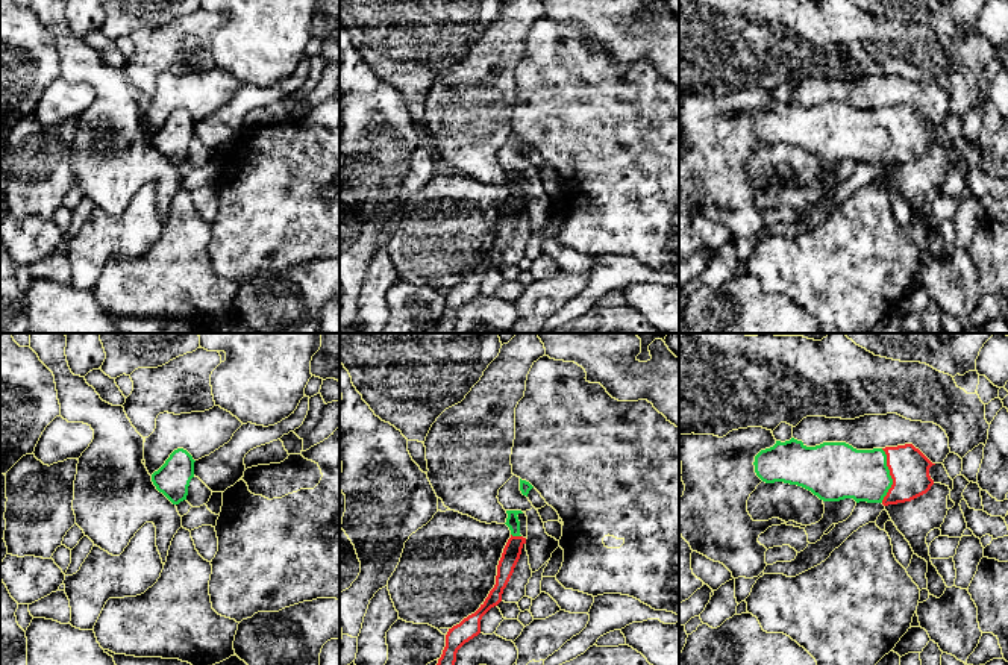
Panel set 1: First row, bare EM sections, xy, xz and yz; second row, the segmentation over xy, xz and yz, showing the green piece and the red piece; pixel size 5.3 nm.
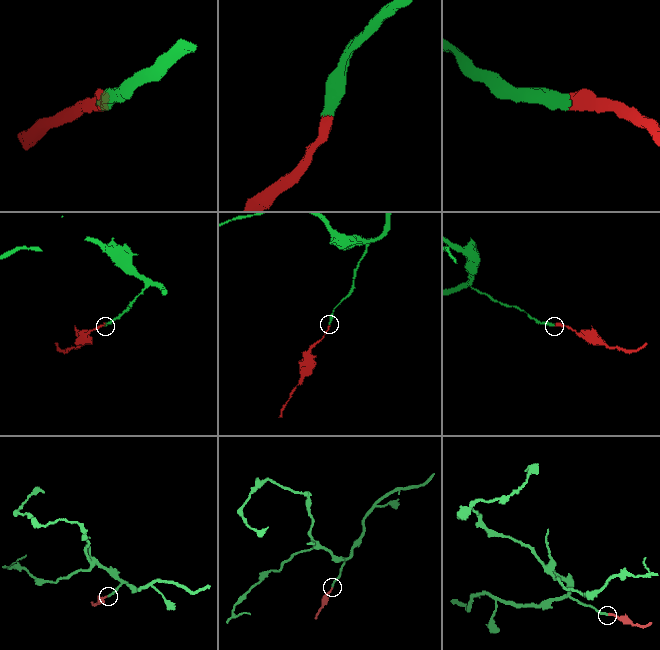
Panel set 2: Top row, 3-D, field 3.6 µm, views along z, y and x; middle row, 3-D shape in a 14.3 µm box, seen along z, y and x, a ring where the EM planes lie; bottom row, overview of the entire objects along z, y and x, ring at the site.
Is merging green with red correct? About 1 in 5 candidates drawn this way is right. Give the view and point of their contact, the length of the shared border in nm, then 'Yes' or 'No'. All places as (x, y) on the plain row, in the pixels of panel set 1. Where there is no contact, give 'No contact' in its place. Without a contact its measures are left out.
Touches green at yz (890, 137). Shared border 280 nm. Yes

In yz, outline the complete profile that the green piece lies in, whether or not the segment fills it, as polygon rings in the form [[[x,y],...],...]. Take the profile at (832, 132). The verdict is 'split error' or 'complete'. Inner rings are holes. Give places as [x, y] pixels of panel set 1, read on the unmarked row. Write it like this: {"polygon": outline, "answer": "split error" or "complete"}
{"polygon": [[[802,101],[776,105],[755,117],[755,133],[765,144],[784,142],[811,151],[823,162],[853,159],[856,164],[882,164],[884,167],[911,162],[926,155],[934,141],[929,136],[932,124],[913,105],[856,111],[846,103],[823,103],[806,108]]], "answer": "split error"}

